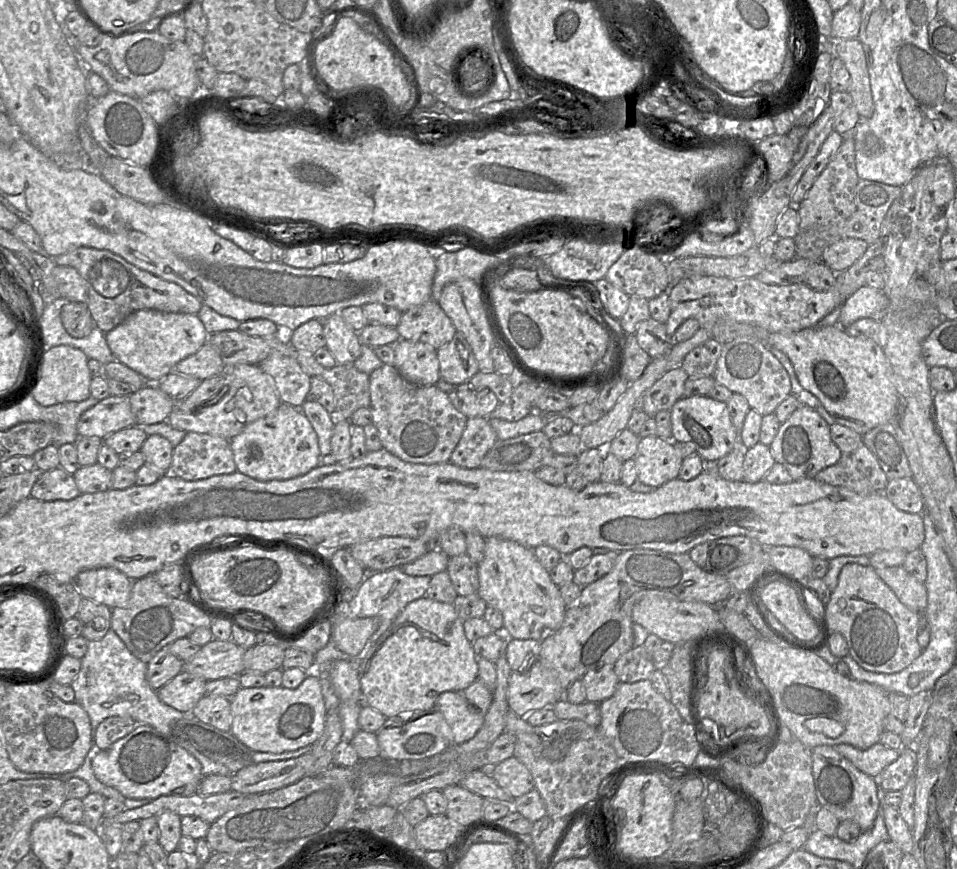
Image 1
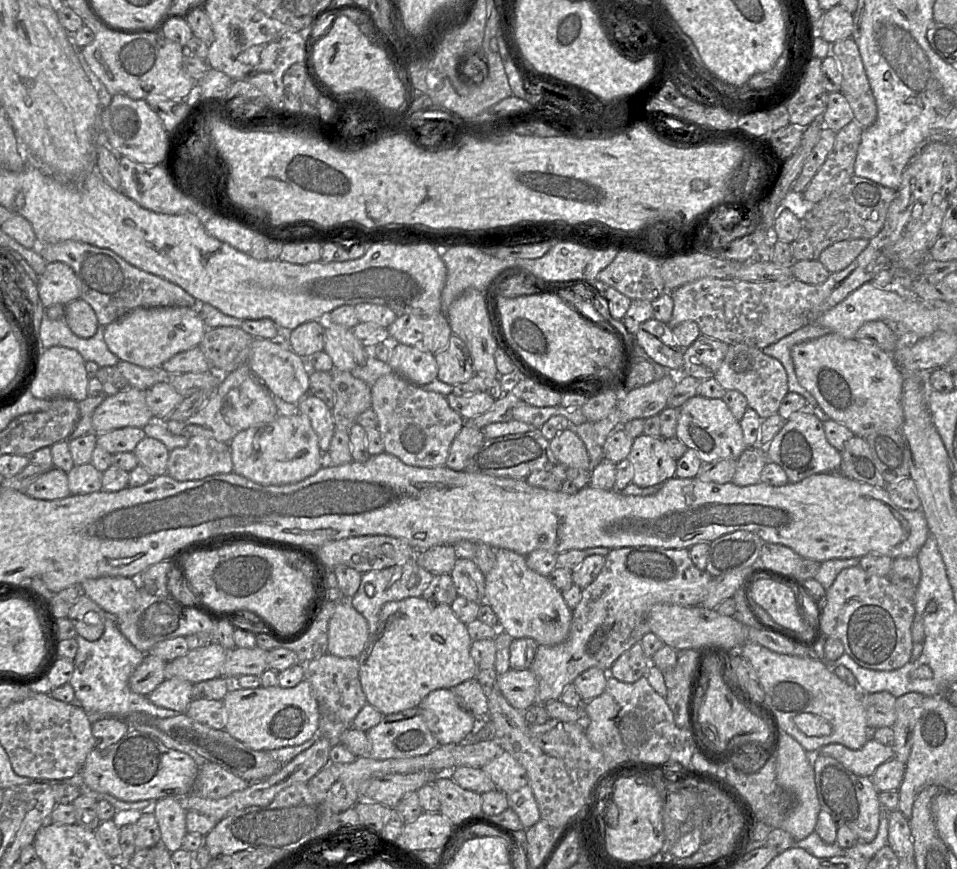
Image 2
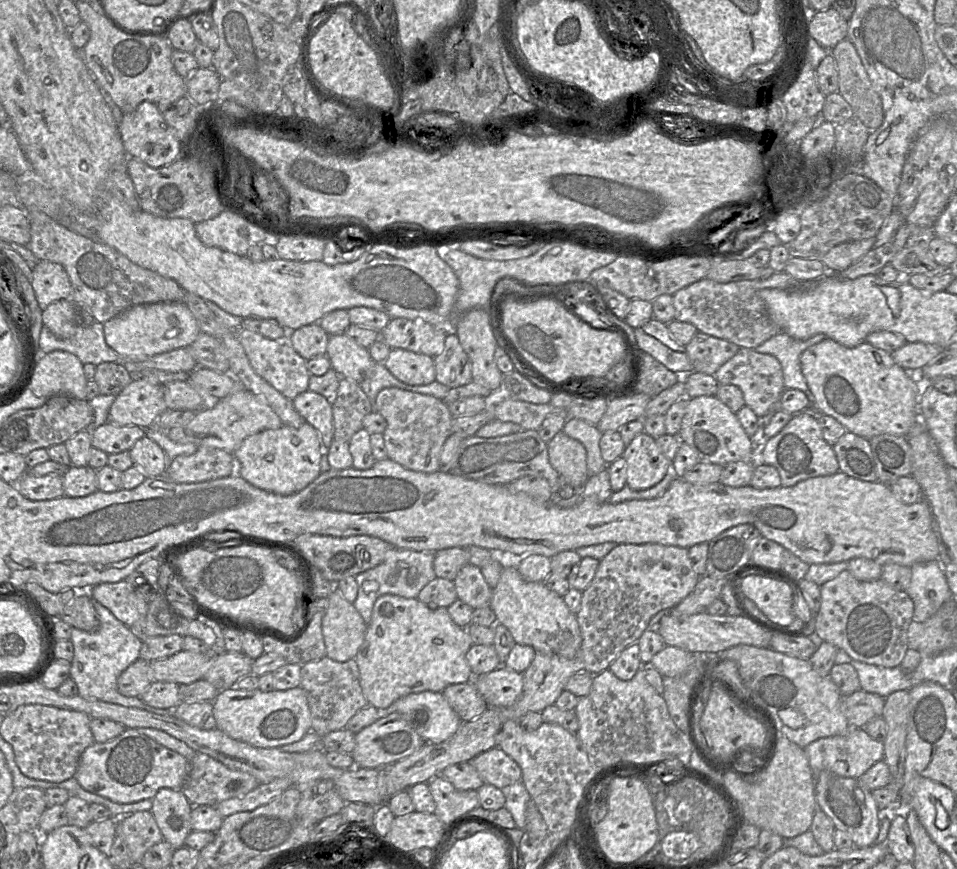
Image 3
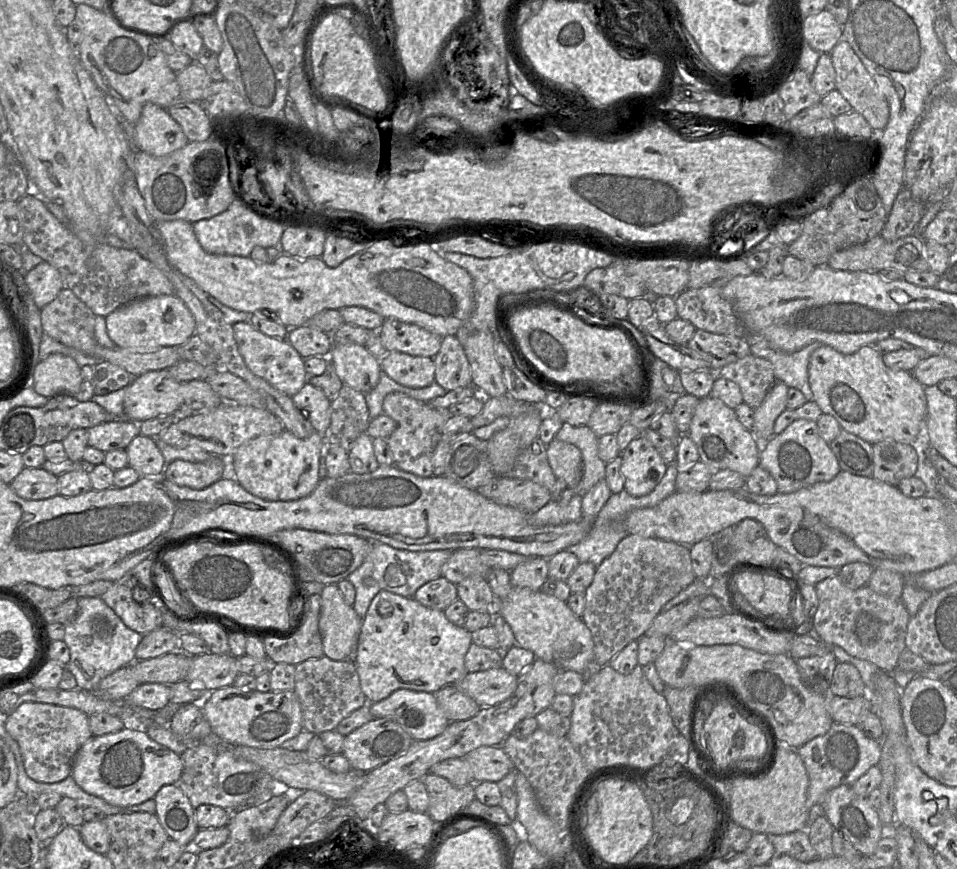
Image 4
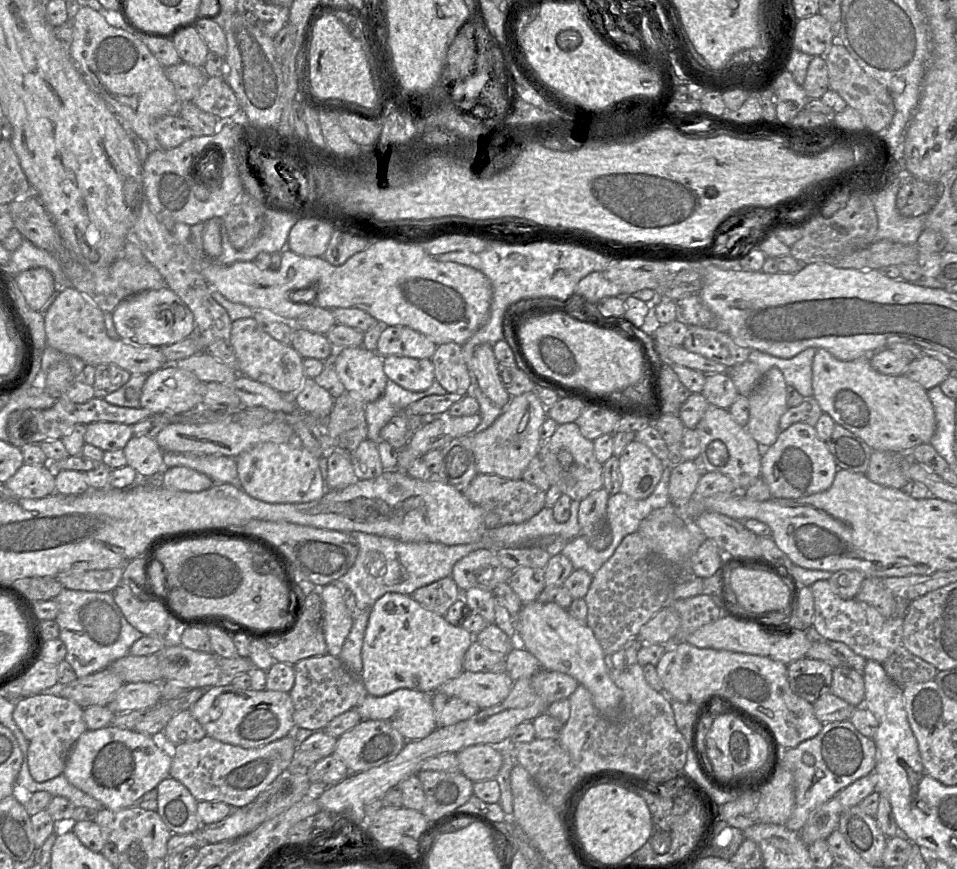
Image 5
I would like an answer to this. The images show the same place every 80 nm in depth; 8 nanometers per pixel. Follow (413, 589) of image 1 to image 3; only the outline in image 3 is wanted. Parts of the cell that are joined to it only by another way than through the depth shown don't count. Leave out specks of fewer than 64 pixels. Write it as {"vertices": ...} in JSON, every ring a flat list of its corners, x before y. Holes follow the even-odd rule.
{"vertices":[[392,547,382,563,355,576,358,594,353,605,367,625,371,621,374,603,380,596,394,594,404,598,417,598,423,587,437,577,433,568,434,554]]}

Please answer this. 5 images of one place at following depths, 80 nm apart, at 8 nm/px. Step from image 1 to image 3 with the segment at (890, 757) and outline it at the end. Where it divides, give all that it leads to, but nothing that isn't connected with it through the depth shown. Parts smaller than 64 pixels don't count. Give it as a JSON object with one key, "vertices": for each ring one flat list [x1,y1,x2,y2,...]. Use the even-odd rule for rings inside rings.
{"vertices":[[851,728,844,735,820,738,805,747,804,751,814,773,815,786,821,771,828,770,842,777,858,779,874,764,884,759,883,742,871,738,864,728]]}

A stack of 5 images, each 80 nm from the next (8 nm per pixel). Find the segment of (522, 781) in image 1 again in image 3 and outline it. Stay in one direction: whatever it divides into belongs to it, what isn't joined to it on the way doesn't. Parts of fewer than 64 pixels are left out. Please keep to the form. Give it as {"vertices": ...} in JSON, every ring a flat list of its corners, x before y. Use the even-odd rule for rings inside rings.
{"vertices":[[498,747,482,752,468,762,476,768,484,784,503,789,522,781,520,766]]}

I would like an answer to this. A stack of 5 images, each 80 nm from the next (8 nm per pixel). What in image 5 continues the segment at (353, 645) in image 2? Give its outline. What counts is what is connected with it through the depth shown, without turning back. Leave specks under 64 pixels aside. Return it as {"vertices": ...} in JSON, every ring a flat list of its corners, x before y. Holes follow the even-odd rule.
{"vertices":[[327,584,319,589,322,602,322,630,327,654,338,657,350,633,354,616,344,602,343,589,338,584]]}

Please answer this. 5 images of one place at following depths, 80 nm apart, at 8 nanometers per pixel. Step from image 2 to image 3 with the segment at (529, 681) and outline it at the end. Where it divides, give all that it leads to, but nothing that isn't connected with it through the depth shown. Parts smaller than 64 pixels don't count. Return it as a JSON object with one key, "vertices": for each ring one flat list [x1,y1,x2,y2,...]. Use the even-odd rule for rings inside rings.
{"vertices":[[505,666,474,676,473,681,489,707,505,707,515,703,523,689,523,674]]}

